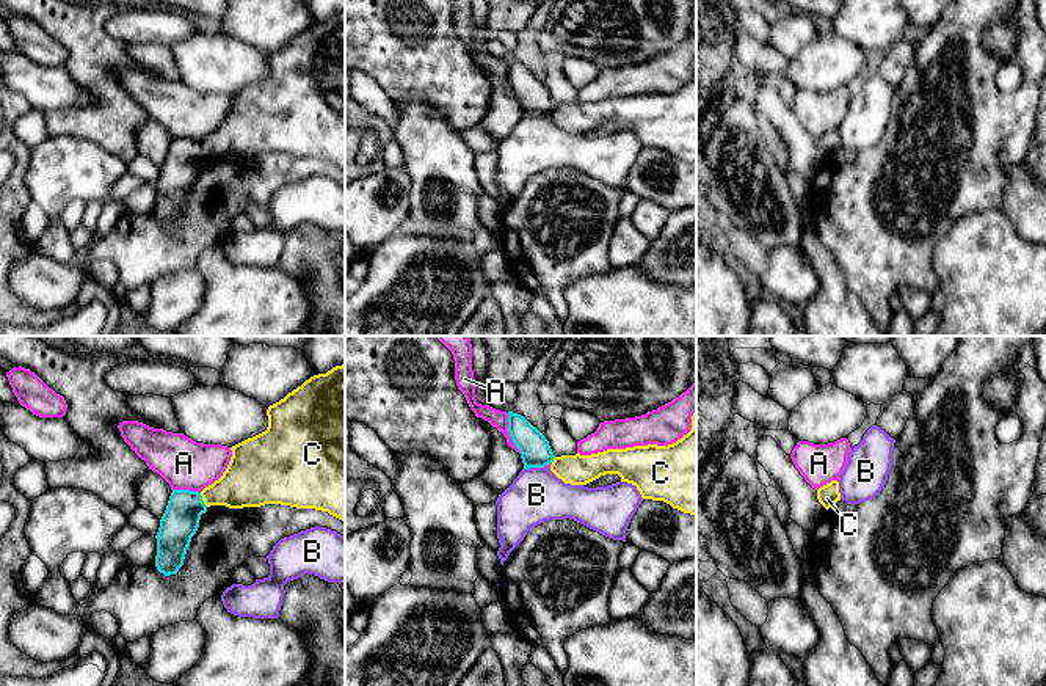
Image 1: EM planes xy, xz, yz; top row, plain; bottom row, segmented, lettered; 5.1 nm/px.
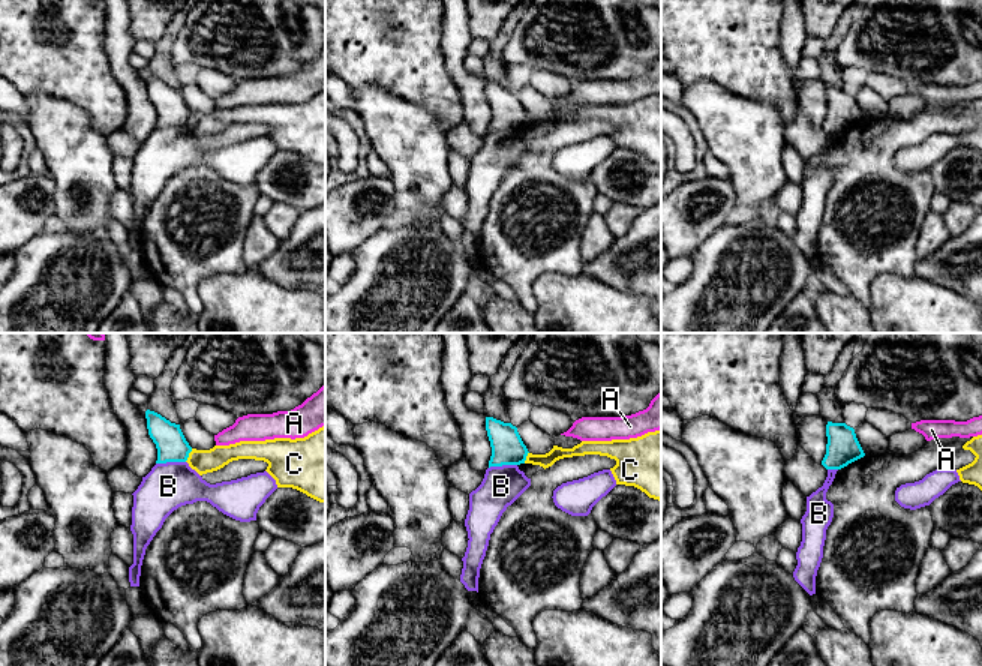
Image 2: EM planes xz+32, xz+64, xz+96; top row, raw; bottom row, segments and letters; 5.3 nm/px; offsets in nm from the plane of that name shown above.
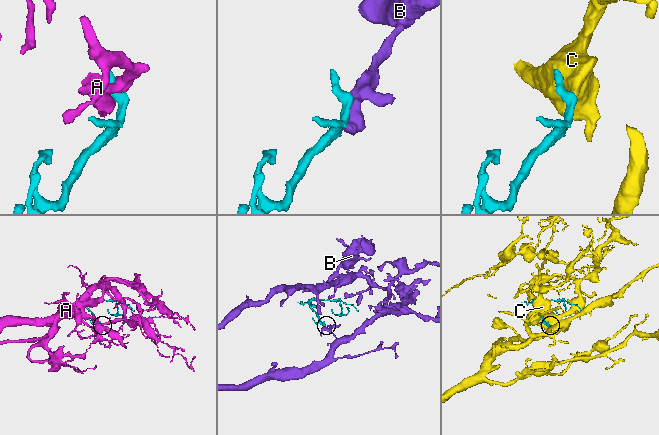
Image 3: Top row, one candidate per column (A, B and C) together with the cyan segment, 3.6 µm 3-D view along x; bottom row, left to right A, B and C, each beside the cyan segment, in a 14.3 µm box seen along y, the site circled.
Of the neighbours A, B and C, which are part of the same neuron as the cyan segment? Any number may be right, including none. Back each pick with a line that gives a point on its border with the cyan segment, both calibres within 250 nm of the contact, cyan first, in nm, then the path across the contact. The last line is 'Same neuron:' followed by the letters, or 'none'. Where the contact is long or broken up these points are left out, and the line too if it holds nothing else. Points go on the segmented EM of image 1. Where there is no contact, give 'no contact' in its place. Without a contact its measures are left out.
Same neuron: none

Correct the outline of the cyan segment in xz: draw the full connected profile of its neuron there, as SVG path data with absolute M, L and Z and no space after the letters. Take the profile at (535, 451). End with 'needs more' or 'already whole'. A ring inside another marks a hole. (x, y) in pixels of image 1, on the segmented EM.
M508 411L508 432L521 452L524 469L544 468L554 462L555 455L549 441L524 416Z; already whole

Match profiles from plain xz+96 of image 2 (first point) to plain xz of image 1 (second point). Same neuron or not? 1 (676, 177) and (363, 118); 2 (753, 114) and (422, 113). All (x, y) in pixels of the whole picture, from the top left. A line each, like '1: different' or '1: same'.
1: same
2: same

